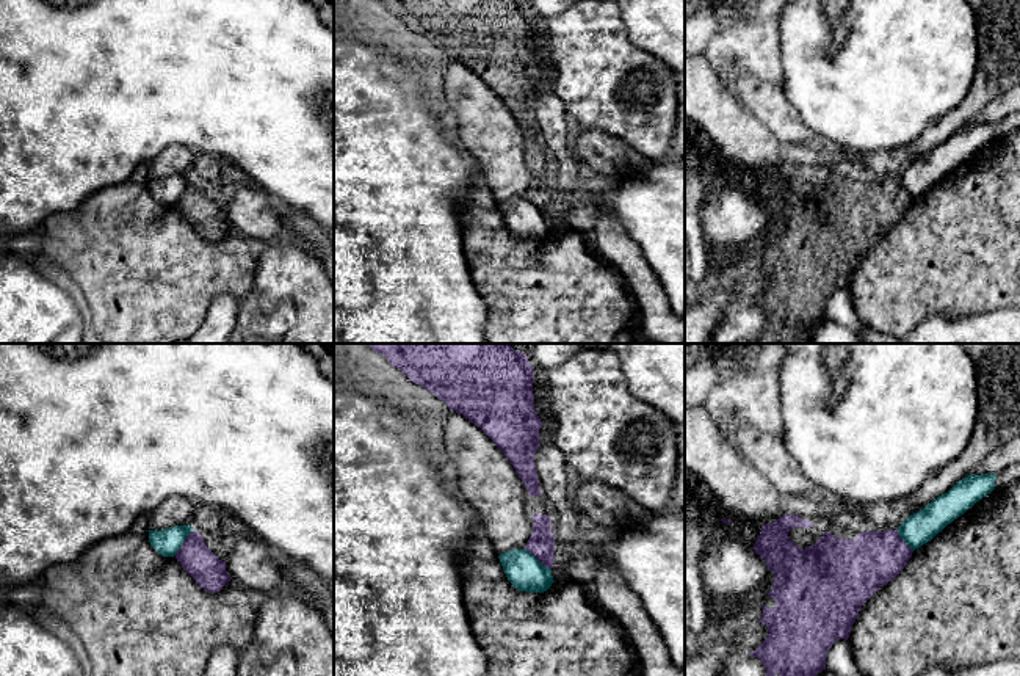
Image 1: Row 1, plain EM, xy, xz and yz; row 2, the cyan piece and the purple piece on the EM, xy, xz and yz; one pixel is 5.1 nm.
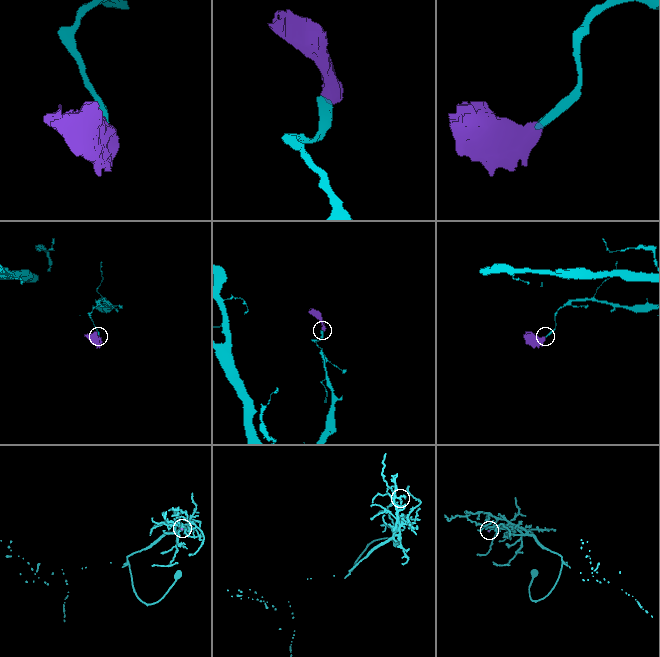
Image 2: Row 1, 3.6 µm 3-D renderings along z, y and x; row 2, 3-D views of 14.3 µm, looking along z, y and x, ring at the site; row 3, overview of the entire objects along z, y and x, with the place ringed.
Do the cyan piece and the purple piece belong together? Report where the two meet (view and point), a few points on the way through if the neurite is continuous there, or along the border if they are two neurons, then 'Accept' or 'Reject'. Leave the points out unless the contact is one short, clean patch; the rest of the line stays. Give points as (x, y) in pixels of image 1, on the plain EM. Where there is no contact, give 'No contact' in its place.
Touches cyan at xz (536, 207). Boundary: xz (525, 196), (550, 218). Reject

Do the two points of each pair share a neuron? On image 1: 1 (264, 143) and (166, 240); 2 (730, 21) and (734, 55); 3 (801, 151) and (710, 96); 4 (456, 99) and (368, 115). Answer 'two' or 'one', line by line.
1: two
2: one
3: one
4: two

